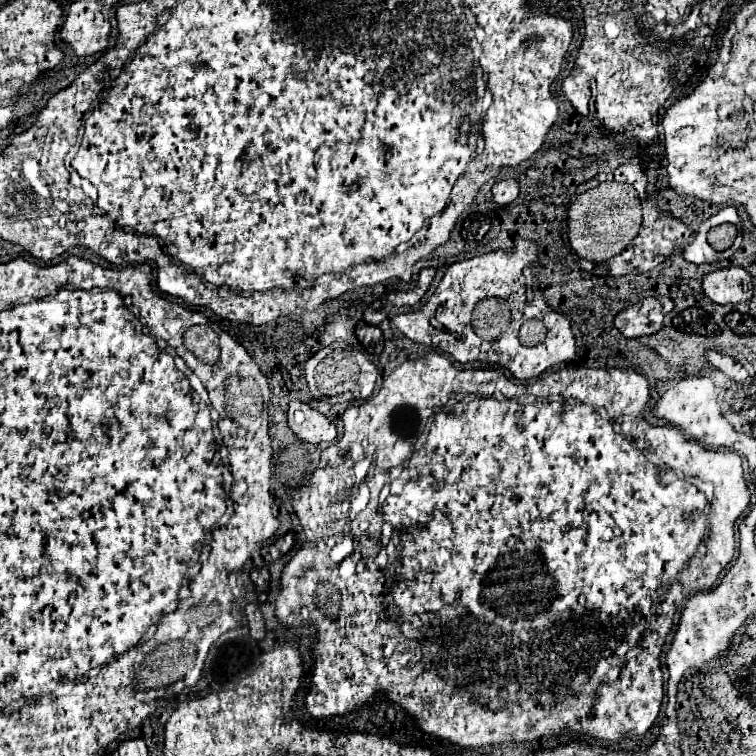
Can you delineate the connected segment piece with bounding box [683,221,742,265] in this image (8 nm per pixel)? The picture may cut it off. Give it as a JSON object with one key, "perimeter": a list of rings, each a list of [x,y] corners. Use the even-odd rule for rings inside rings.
{"perimeter":[[[706,221],[700,225],[695,241],[684,248],[683,256],[685,260],[692,261],[692,263],[696,265],[701,265],[704,263],[730,259],[742,245],[742,225],[740,225],[739,234],[737,235],[733,245],[725,251],[716,253],[709,244],[706,244],[706,235],[708,231],[702,231],[702,225],[704,225],[704,223],[706,223]]]}

